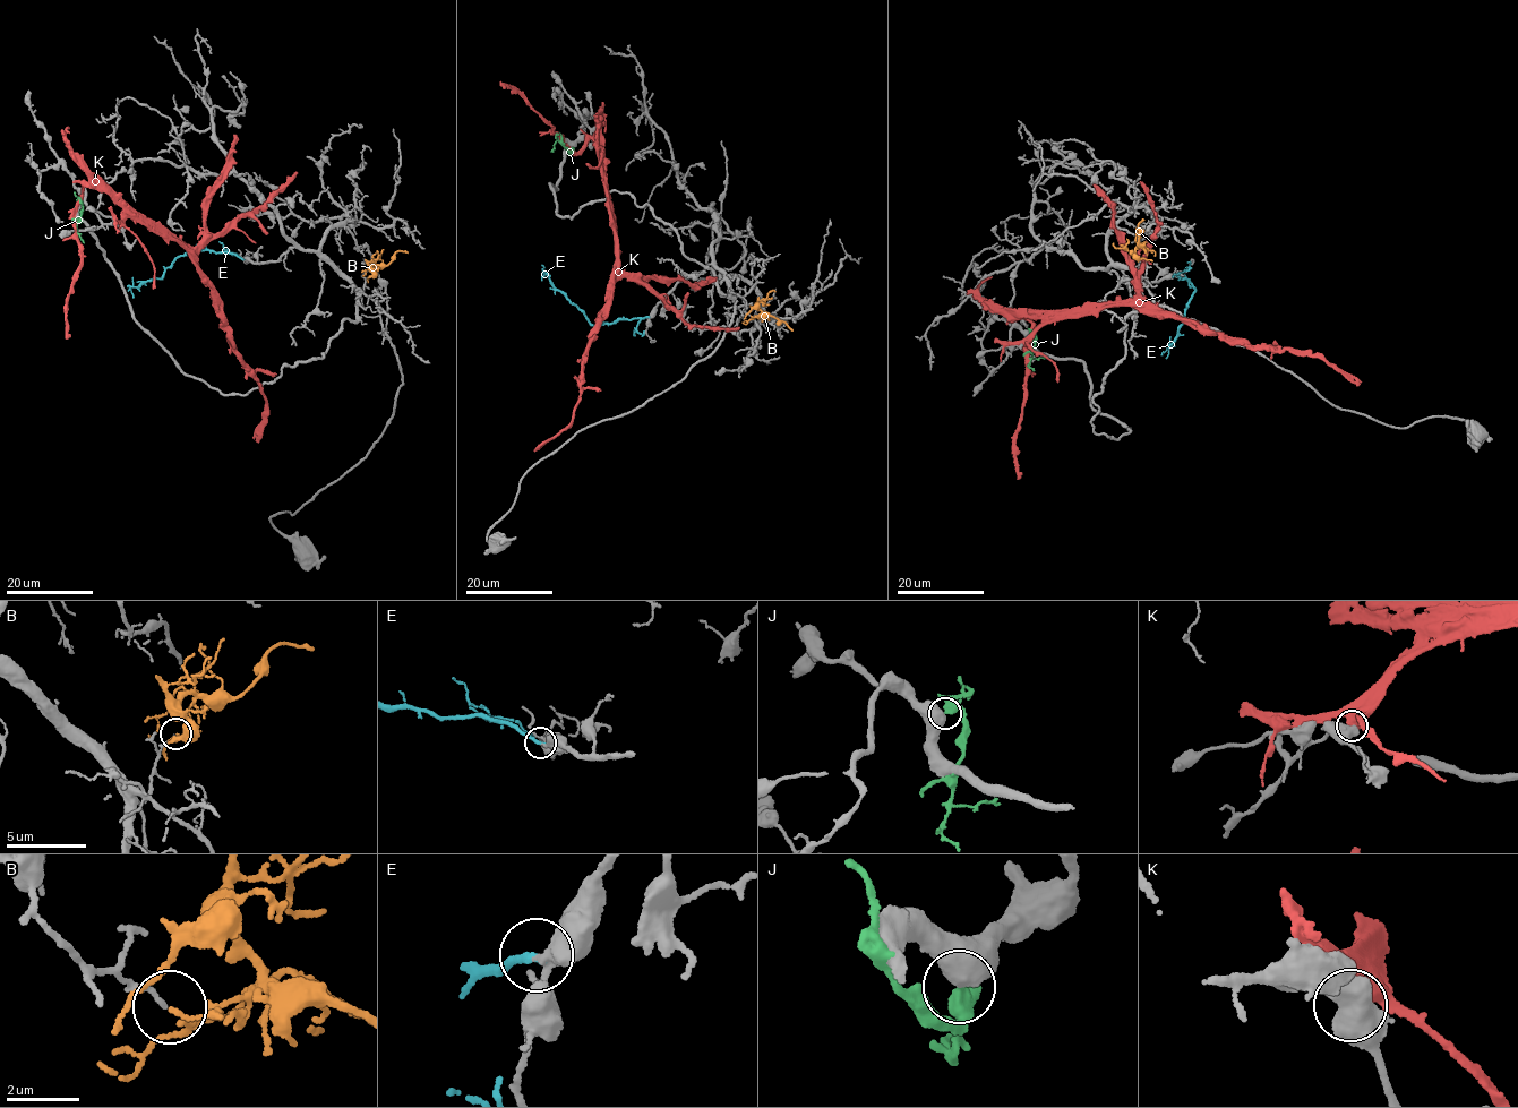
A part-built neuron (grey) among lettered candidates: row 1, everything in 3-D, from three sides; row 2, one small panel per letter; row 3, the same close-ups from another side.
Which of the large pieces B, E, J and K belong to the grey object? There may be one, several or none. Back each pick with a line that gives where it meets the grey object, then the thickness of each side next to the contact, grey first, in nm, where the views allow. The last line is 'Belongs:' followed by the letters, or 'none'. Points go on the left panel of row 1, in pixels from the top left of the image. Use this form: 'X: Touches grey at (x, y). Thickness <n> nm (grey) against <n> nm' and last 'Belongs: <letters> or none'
E: Touches grey at (242, 259). Thickness 240 nm (grey) against 200 nm
Belongs: E

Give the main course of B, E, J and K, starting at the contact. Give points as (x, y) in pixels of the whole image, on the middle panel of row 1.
B: (751, 316), (768, 312), (792, 331)
E: (649, 316), (594, 325), (554, 286), (541, 268)
J: (572, 147), (571, 152), (556, 135), (555, 137)
K: (594, 143), (614, 228), (616, 280), (605, 317), (590, 341), (582, 364), (580, 400), (571, 424), (534, 451)

